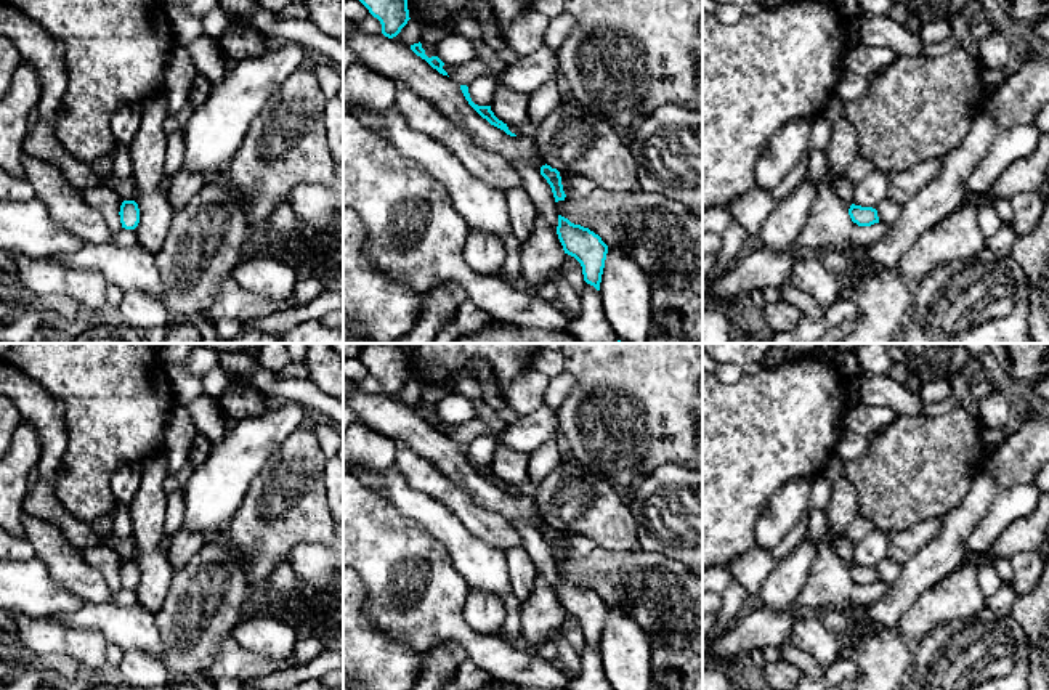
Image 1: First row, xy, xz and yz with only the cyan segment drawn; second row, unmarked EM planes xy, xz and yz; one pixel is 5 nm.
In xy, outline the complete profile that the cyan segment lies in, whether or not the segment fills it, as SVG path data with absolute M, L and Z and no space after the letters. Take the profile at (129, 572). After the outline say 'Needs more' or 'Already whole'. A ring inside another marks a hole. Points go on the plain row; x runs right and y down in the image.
M124 560L119 574L125 589L135 589L140 582L140 568L135 560Z. Already whole

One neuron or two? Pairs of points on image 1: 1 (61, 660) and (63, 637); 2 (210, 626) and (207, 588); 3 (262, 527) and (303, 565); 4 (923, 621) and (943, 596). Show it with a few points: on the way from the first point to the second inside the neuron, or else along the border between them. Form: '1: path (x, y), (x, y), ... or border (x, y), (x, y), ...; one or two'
1: border (24, 645), (37, 655), (68, 653), (81, 673); two
2: path (207, 616), (207, 597); one
3: border (326, 544), (295, 544), (287, 562); two
4: path (926, 615), (939, 602); one

